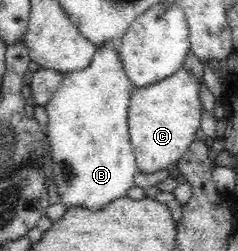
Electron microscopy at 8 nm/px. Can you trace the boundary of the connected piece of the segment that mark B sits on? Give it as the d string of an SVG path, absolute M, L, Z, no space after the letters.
M103 41L88 66L63 75L57 92L45 105L52 174L67 207L102 209L125 197L139 173L128 131L129 103L136 89L118 54L118 41Z

